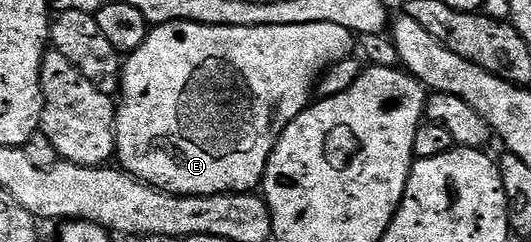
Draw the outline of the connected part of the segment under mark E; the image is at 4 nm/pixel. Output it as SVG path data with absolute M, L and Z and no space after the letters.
M179 21L178 23L158 23L150 30L149 36L143 41L143 45L139 45L139 49L135 49L124 60L121 74L119 76L119 84L121 83L121 99L116 104L117 108L117 150L115 152L116 162L119 164L120 170L126 171L127 174L133 175L136 179L141 179L145 183L158 187L160 191L166 191L172 195L231 195L234 193L253 193L262 186L265 170L267 169L267 161L271 157L273 147L277 143L277 137L283 133L283 129L287 129L287 125L291 125L291 121L295 121L295 117L299 117L299 113L303 113L305 108L309 106L315 95L315 88L319 80L324 76L325 72L333 66L334 63L341 63L344 59L350 58L355 51L355 36L352 31L343 29L343 25L331 25L324 23L323 25L203 25L202 23L192 23L191 21Z

